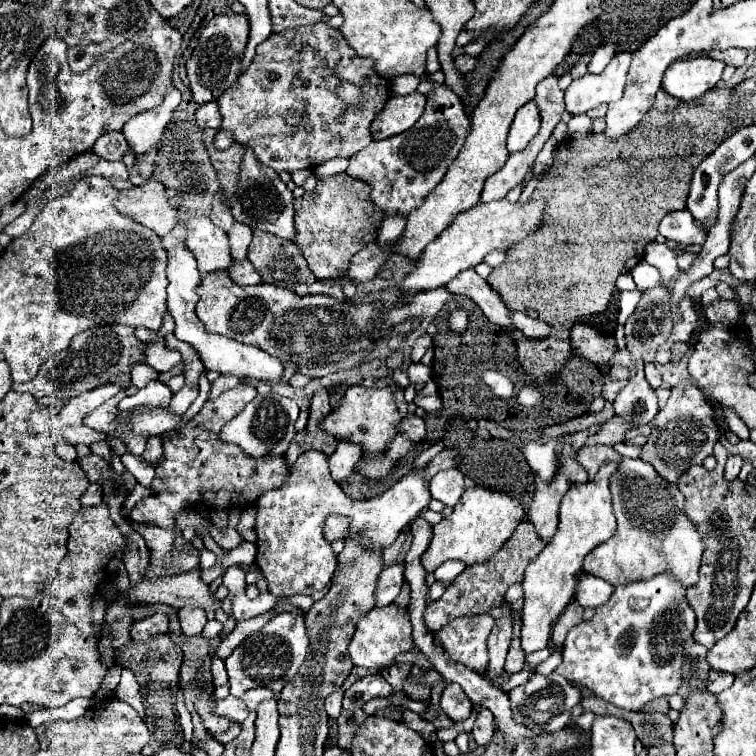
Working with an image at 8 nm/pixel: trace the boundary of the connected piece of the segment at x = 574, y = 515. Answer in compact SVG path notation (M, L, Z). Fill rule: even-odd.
M604 464L596 478L586 484L574 484L560 504L560 524L552 540L544 546L544 550L536 556L534 562L526 568L524 576L524 608L522 608L522 630L520 642L524 654L532 654L548 646L552 624L564 610L564 606L574 598L576 578L582 572L584 556L594 550L598 544L606 542L616 530L616 518L612 512L610 498L610 476L614 472L614 464Z

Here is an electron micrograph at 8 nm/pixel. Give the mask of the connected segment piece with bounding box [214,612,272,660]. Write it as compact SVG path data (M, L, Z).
M264 612L264 614L260 614L260 616L256 616L256 618L252 618L252 620L244 620L244 622L238 622L236 624L236 628L220 642L220 646L216 648L216 658L228 658L230 654L232 654L232 650L246 638L246 636L250 636L252 632L258 632L268 620L272 618L272 612Z

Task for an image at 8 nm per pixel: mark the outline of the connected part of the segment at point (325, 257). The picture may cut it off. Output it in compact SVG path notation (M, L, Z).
M342 172L320 178L312 192L306 192L302 198L294 198L294 244L300 248L318 280L342 278L348 270L350 258L376 238L380 226L370 222L370 216L382 210L372 204L368 192L370 188L368 184L364 184L364 180L356 180Z

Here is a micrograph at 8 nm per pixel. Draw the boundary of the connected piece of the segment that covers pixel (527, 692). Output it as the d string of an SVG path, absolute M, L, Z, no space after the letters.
M552 672L548 676L534 674L526 684L516 686L508 692L512 716L518 720L518 724L530 728L534 734L544 732L558 732L564 726L570 724L570 710L580 702L580 692L576 686L572 686L566 678Z

